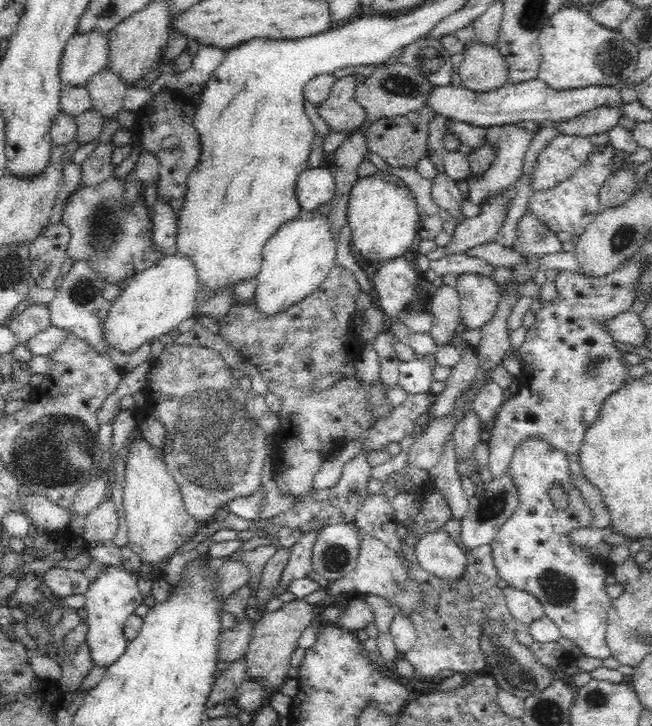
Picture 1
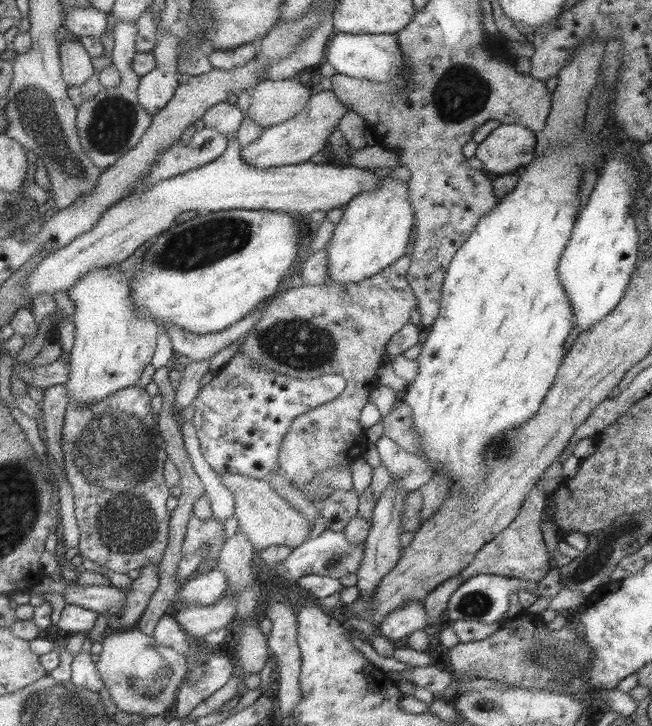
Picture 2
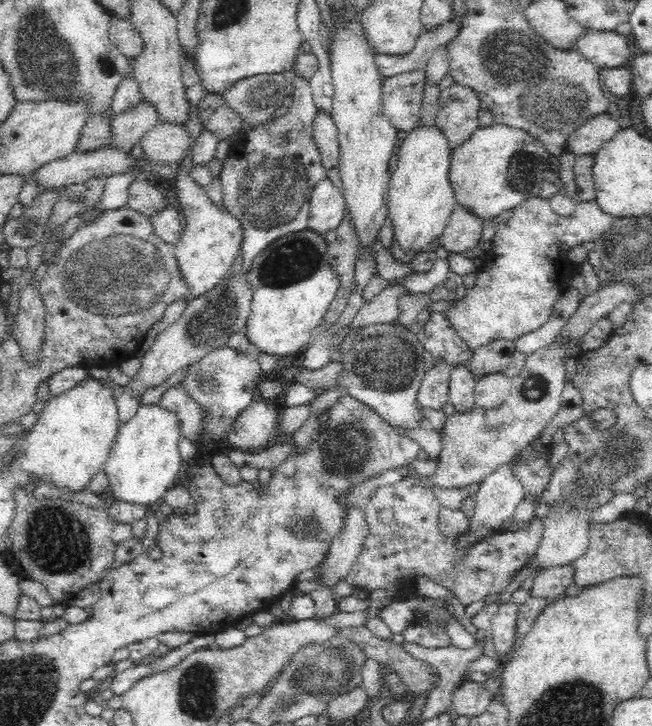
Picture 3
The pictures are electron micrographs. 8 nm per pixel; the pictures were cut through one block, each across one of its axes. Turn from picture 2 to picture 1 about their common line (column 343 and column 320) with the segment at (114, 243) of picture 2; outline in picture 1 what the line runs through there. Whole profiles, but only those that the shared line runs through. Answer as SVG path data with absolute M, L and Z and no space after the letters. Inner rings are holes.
M318 167L302 172L295 184L295 197L303 212L324 205L334 196L336 181L330 168Z

